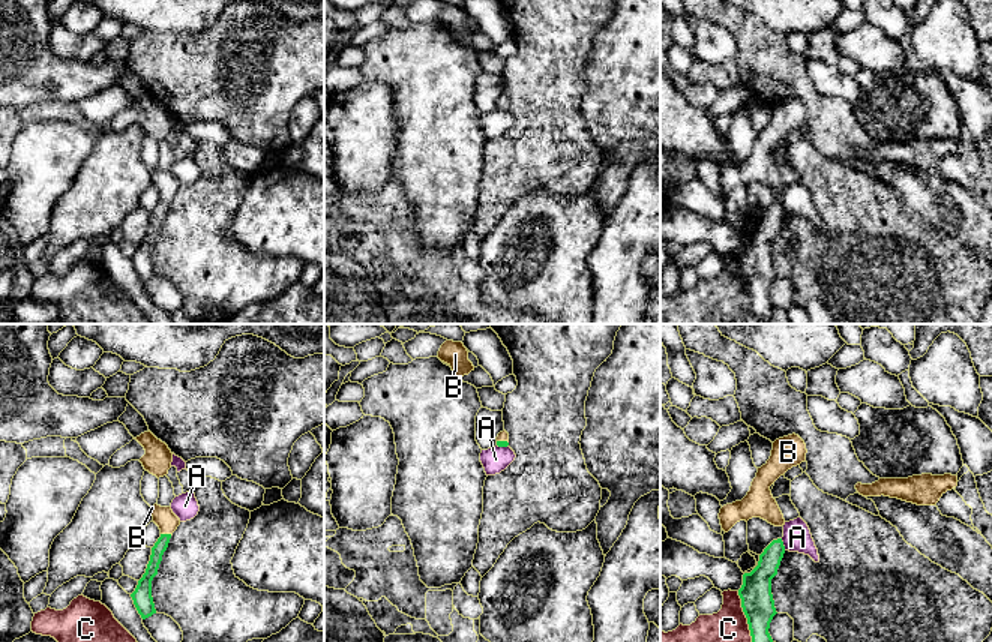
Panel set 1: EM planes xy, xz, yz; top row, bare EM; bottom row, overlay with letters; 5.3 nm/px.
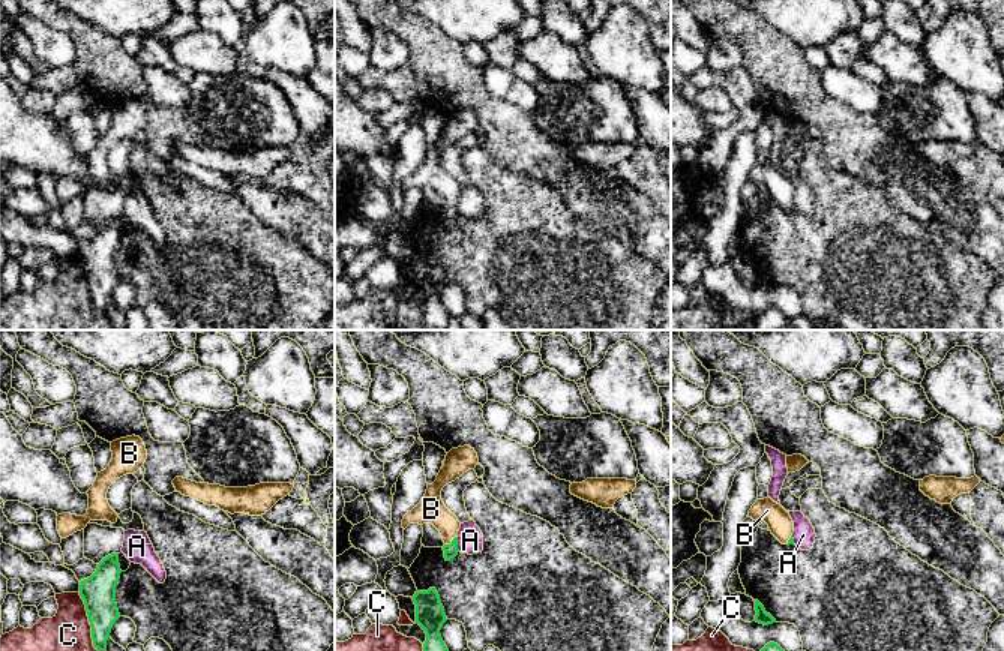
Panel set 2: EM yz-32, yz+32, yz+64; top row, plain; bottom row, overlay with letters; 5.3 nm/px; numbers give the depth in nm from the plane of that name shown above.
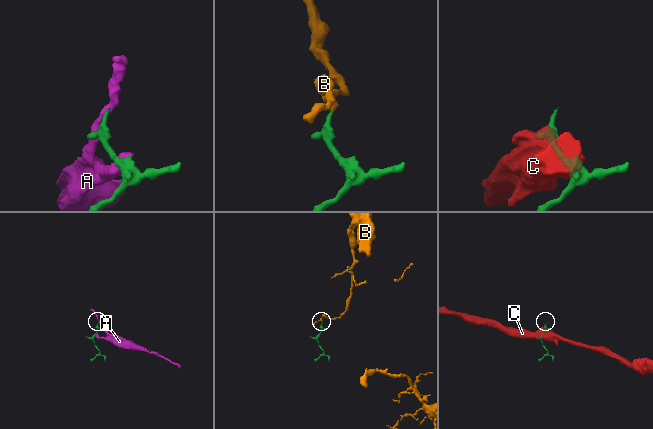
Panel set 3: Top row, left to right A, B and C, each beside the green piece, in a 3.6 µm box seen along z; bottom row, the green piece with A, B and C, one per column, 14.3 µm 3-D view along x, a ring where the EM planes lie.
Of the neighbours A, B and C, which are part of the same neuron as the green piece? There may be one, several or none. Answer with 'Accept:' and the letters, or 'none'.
Accept: B

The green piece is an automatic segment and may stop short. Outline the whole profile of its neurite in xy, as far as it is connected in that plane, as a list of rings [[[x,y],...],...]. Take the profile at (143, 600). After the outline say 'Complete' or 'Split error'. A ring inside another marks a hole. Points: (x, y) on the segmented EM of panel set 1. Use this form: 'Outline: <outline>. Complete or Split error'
Outline: [[[155,504],[152,507],[152,516],[153,516],[153,522],[161,530],[161,537],[152,548],[152,555],[146,573],[138,580],[135,591],[131,594],[134,604],[143,620],[156,614],[153,597],[152,597],[152,580],[158,574],[162,555],[168,548],[173,532],[180,525],[180,519],[173,513],[171,507],[161,507]]]. Split error

